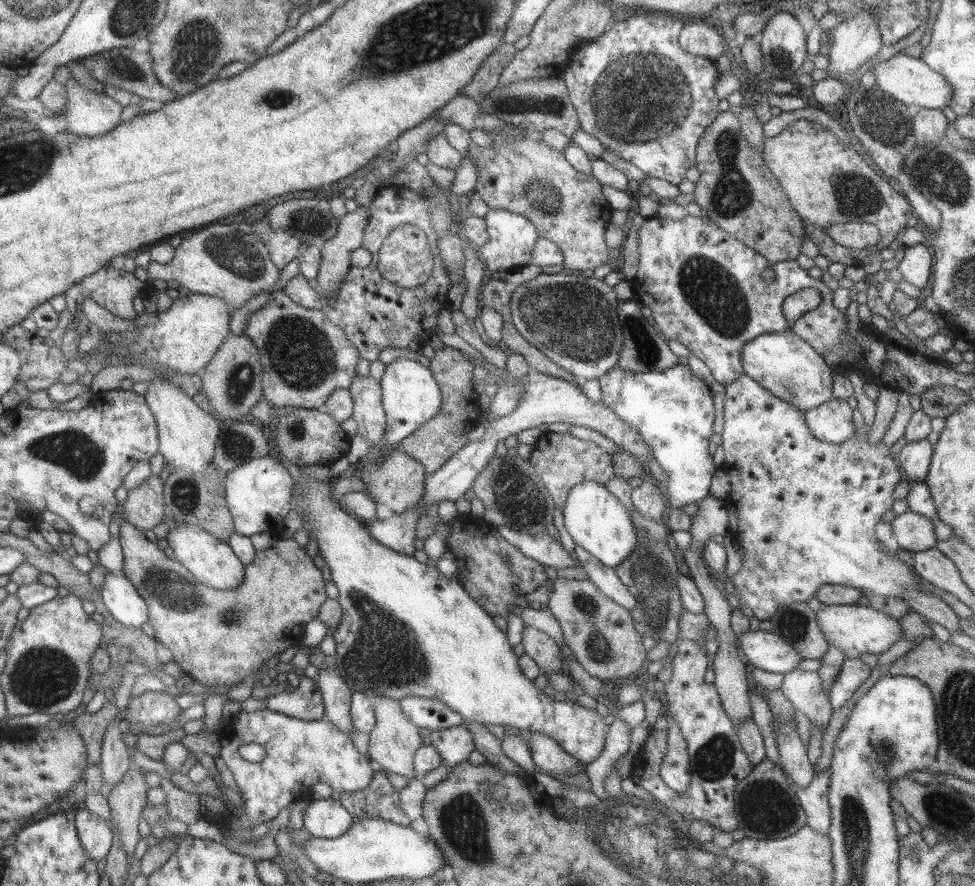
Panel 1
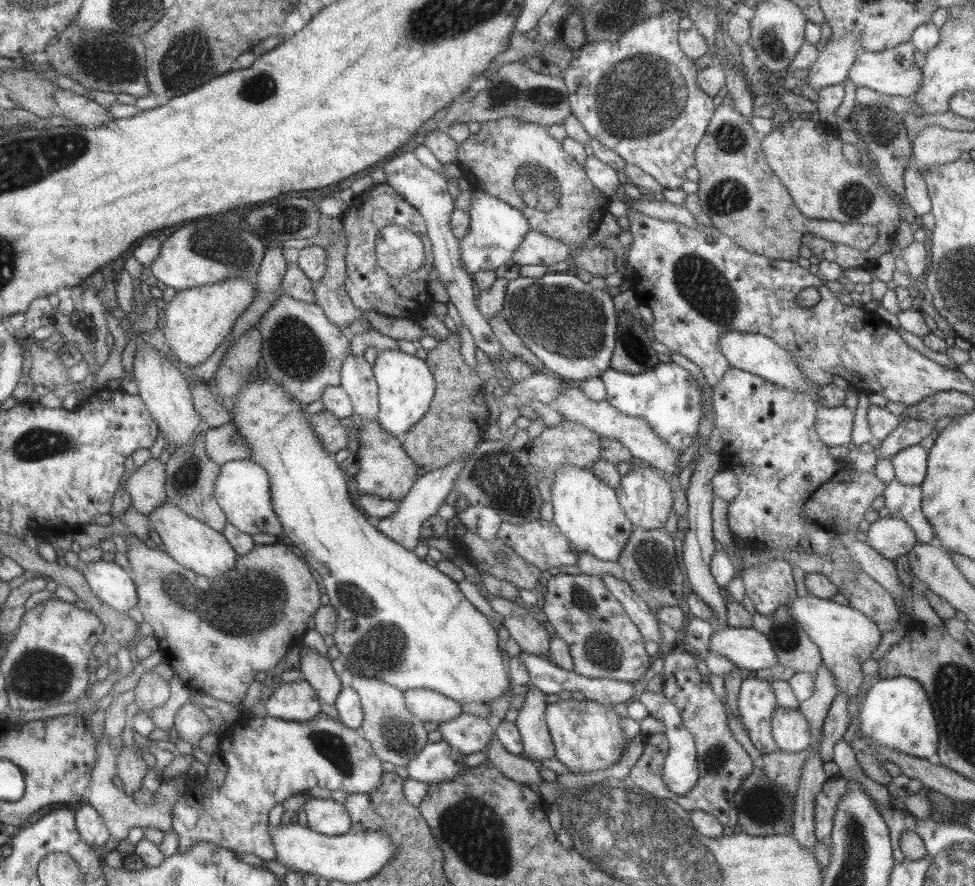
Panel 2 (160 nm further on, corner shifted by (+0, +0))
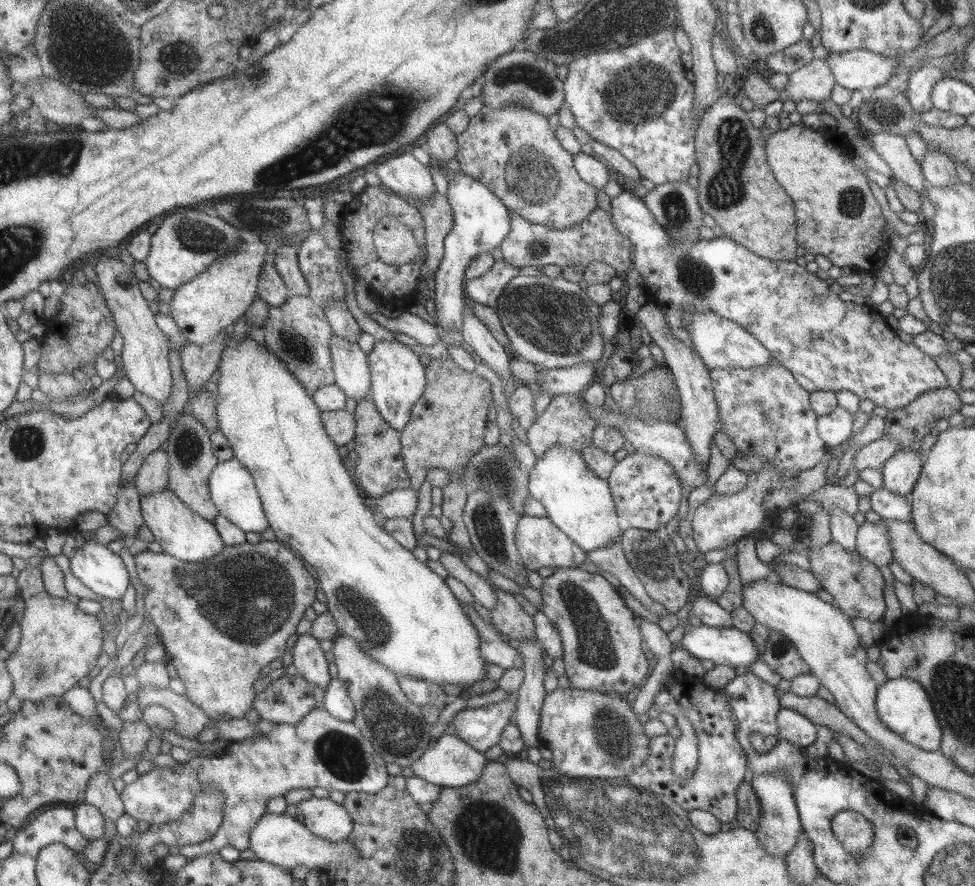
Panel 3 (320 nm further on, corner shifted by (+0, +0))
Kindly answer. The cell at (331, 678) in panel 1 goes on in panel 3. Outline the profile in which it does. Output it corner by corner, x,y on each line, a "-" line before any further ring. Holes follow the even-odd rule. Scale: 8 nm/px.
308,632
297,637
292,649
292,665
296,674
301,675
313,686
325,688
329,682
327,660
319,649
319,641

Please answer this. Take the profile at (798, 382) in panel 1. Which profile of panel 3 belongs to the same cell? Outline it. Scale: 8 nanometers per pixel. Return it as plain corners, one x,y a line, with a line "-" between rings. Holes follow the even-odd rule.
685,311
682,318
683,329
687,331
689,341
693,341
691,344
693,344
695,353
708,370
728,367
747,369
769,366
769,362
771,362
769,351
735,322
725,320
714,312

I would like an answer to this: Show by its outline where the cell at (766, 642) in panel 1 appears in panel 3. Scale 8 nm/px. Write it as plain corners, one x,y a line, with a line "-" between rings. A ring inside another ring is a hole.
706,624
687,625
677,645
695,658
733,668
746,667
755,659
759,659
759,653
756,652
750,635
732,626
713,628

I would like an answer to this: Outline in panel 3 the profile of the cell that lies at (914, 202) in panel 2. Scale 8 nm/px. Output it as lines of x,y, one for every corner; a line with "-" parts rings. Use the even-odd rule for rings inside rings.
888,133
866,136
873,150
888,164
892,176
896,180
908,184
918,193
925,188
920,165
911,156
903,137

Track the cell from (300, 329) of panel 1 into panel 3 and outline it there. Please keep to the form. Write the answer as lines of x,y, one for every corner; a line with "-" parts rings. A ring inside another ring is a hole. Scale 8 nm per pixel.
291,294
283,304
270,307
263,326
265,348
271,350
275,358
279,358
285,364
287,371
291,372
309,396
312,396
319,386
332,384
334,380
331,354
328,350
333,331
325,318
323,308
314,303
309,296

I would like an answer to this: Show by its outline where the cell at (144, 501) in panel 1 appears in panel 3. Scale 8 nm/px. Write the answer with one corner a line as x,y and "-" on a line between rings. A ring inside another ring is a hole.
157,449
148,454
139,466
134,478
134,484
141,495
156,493
168,486
167,473
169,464
166,451

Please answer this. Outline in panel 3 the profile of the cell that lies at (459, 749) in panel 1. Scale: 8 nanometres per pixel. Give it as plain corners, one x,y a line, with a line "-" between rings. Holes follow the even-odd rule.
510,693
506,700
477,708
465,708
454,715
452,734
461,737
475,750
484,753
499,742
502,730
514,716
518,693

